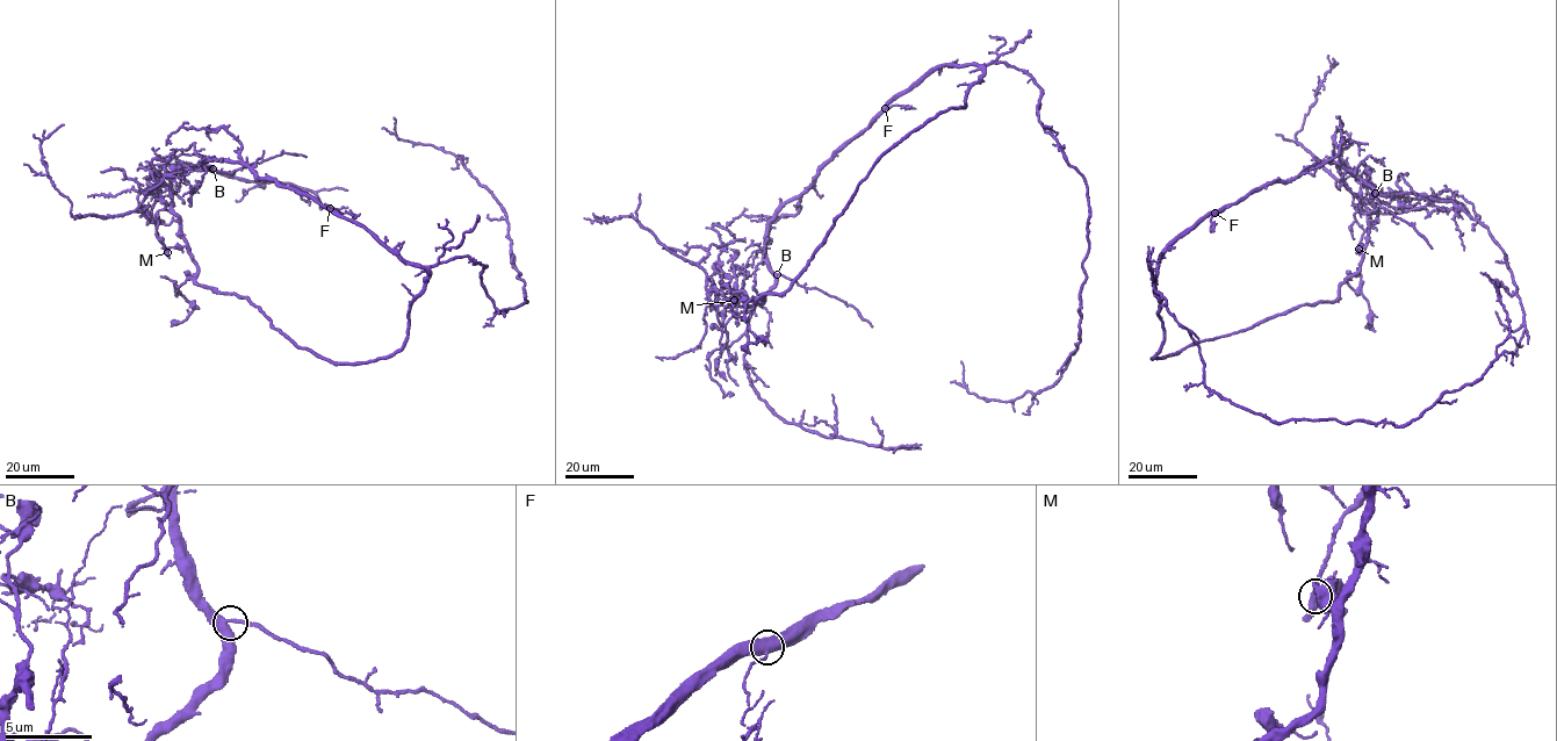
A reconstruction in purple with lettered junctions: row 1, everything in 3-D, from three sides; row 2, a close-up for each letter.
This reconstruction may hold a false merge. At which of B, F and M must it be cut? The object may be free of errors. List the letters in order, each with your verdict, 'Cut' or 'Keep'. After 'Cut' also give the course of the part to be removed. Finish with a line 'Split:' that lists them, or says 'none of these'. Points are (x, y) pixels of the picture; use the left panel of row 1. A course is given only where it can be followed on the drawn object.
B: Keep
F: Keep
M: Cut. Course of the part to remove: (167, 253), (156, 223), (142, 211), (72, 216), (71, 202), (50, 179), (41, 149), (64, 124)
Split: M

